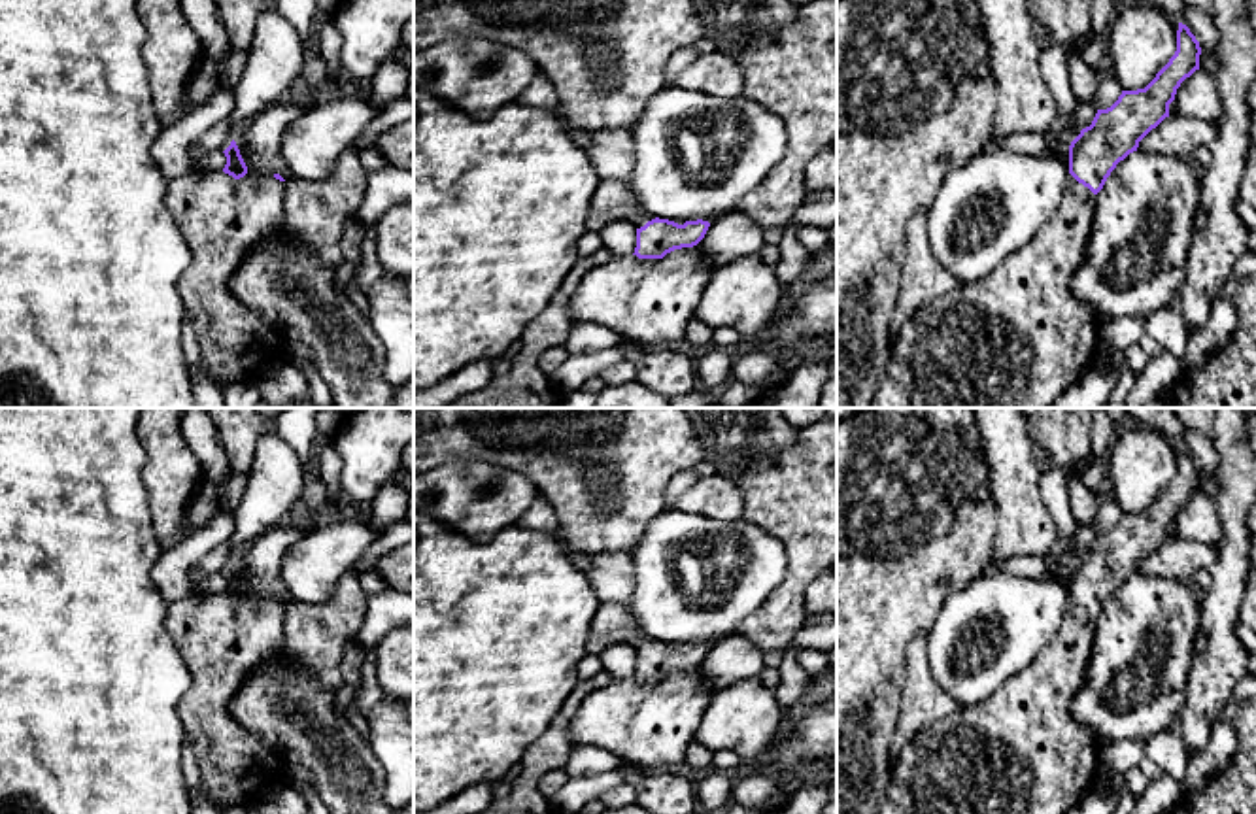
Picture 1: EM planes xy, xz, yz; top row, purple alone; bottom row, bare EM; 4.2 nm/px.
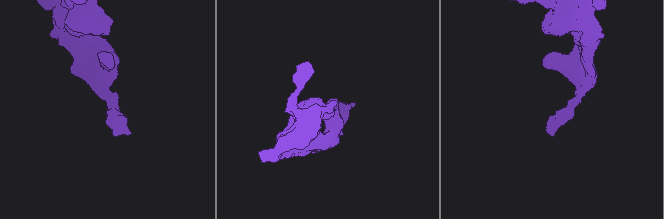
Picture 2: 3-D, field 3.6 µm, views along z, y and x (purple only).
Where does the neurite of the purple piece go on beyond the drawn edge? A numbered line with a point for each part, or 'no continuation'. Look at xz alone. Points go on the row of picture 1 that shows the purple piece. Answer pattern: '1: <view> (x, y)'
1: xz (637, 216)

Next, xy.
1: xy (221, 220)

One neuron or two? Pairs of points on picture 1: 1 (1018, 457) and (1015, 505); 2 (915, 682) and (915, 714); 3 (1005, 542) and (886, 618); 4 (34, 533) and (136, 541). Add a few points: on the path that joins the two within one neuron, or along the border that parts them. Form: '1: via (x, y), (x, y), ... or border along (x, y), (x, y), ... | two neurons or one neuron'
1: via (1015, 469), (1015, 493) | one neuron
2: via (915, 690), (915, 707) | one neuron
3: border along (996, 503), (996, 552), (992, 556) | two neurons
4: via (59, 541), (112, 541) | one neuron

